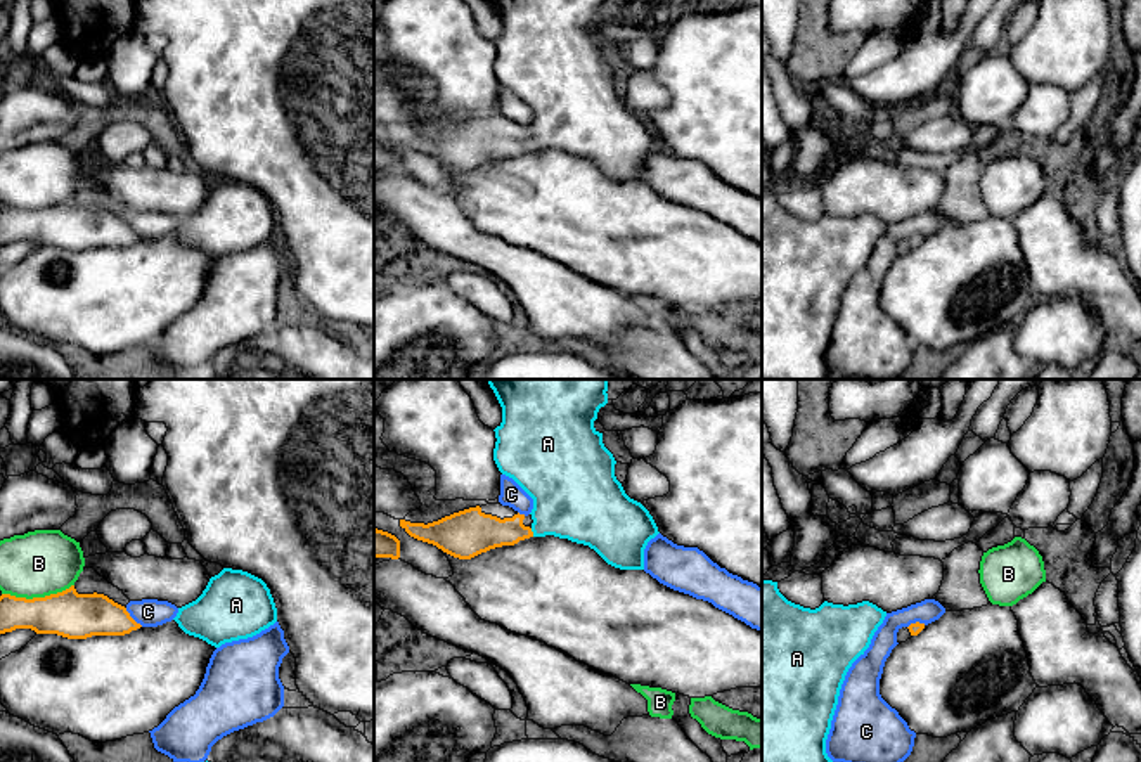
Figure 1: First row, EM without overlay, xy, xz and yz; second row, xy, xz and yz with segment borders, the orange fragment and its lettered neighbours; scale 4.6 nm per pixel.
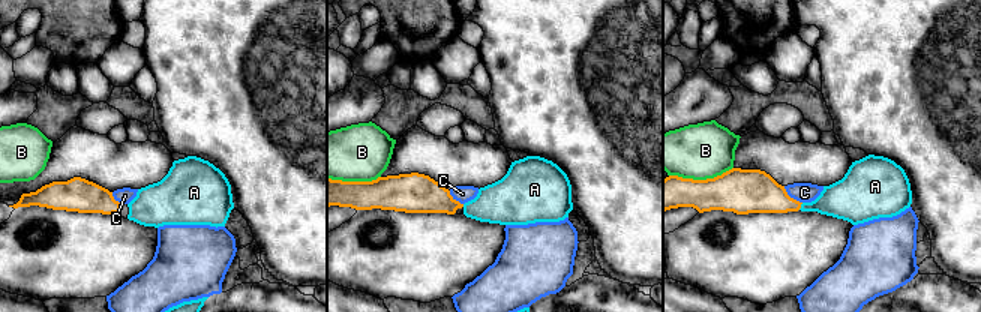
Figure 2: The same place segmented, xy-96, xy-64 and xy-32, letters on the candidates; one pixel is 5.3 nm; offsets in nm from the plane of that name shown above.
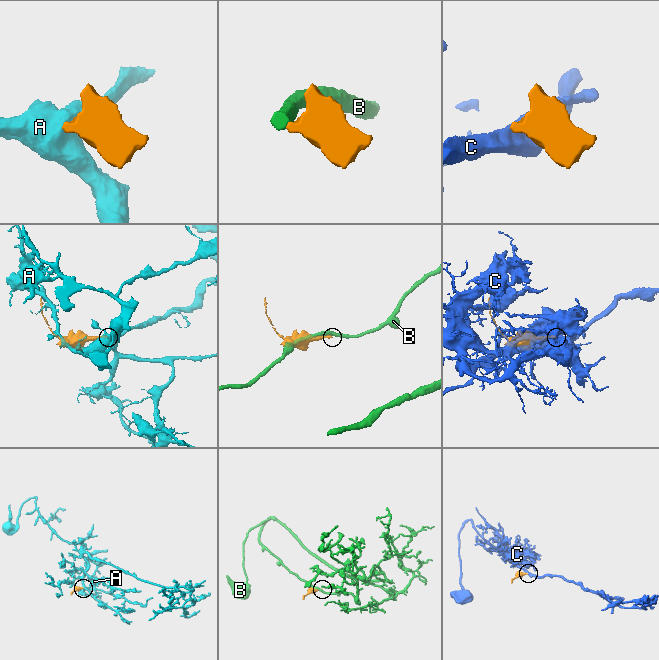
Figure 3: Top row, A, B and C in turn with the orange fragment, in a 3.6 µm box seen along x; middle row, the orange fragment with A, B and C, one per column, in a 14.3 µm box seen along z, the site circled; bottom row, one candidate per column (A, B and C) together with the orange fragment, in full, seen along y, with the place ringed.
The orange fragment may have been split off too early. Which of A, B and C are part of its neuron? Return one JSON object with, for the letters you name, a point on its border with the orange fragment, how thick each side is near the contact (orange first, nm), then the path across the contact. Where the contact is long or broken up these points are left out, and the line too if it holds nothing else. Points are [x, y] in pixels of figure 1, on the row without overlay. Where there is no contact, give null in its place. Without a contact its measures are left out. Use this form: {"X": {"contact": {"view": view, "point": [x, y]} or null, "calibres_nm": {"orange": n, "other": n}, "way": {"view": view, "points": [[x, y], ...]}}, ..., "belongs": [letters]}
{"A": {"contact": {"view": "xz", "point": [532, 144]}, "calibres_nm": {"orange": 190, "other": 380}, "way": {"view": "xz", "points": [[478, 144], [532, 144], [573, 109]]}}, "belongs": ["A"]}

